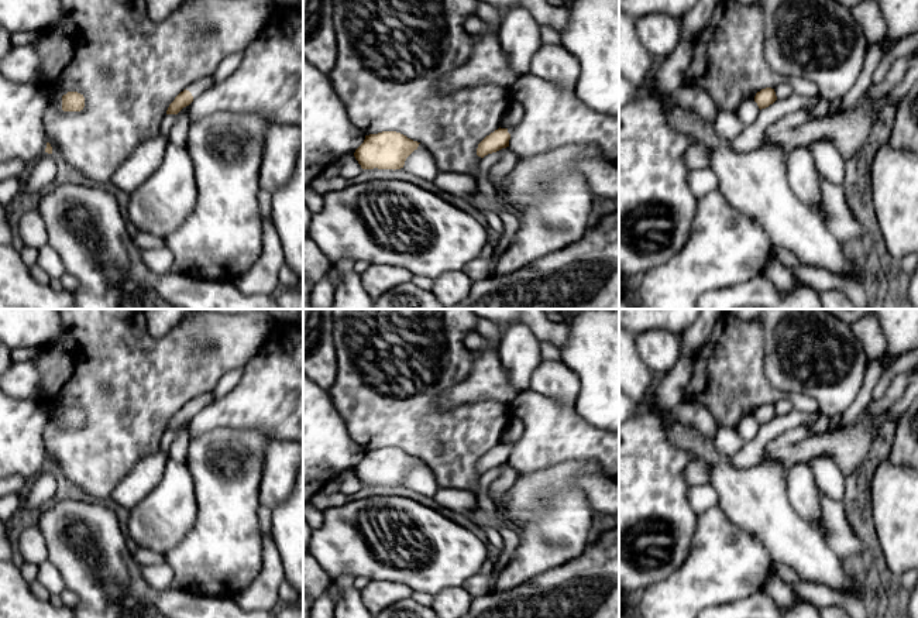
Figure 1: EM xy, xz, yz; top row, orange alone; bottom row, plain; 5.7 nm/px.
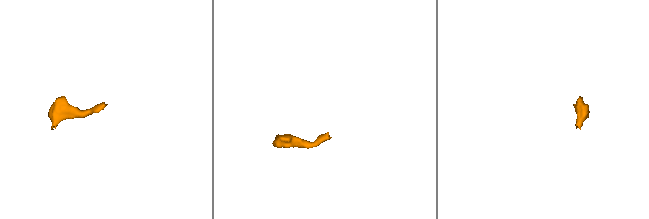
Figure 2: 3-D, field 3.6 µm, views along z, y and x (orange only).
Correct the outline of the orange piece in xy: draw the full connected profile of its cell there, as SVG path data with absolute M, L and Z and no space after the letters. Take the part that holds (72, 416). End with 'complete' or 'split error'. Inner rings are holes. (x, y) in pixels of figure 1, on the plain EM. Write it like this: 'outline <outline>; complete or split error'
outline M68 408L62 412L63 428L80 428L85 423L85 413L78 408Z; complete

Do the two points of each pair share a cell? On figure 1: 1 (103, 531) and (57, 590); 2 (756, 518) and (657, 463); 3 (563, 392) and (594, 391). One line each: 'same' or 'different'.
1: different
2: different
3: different

